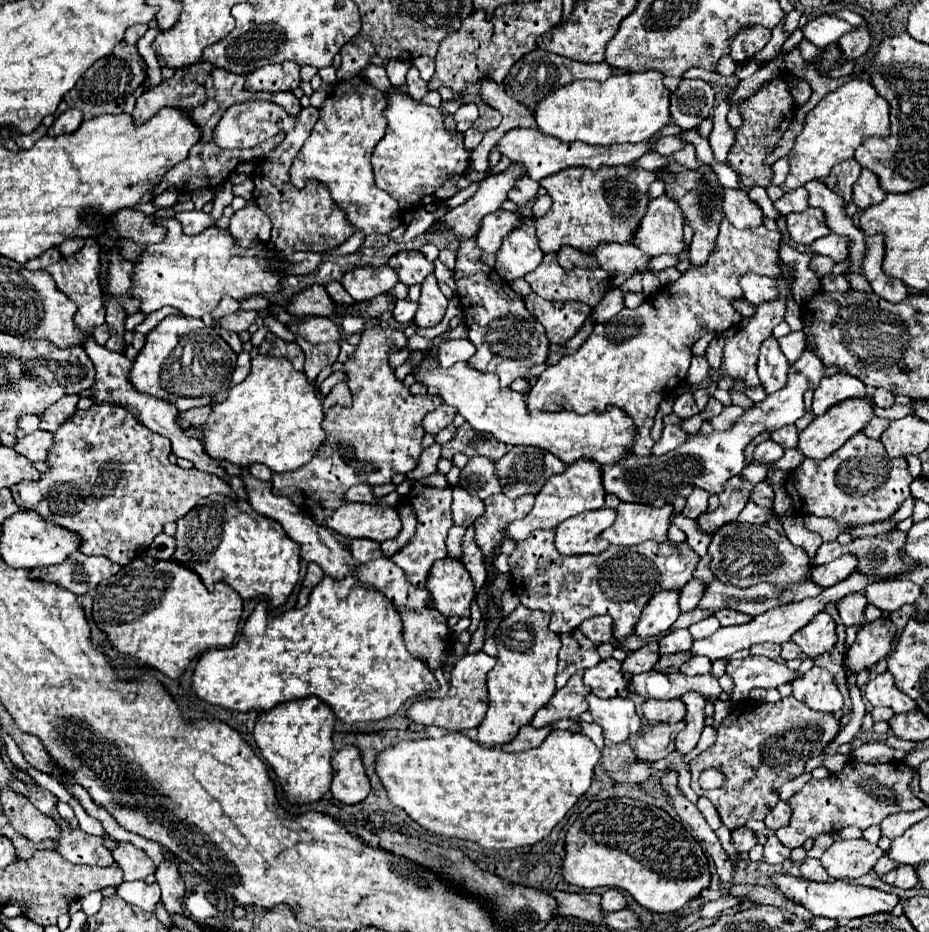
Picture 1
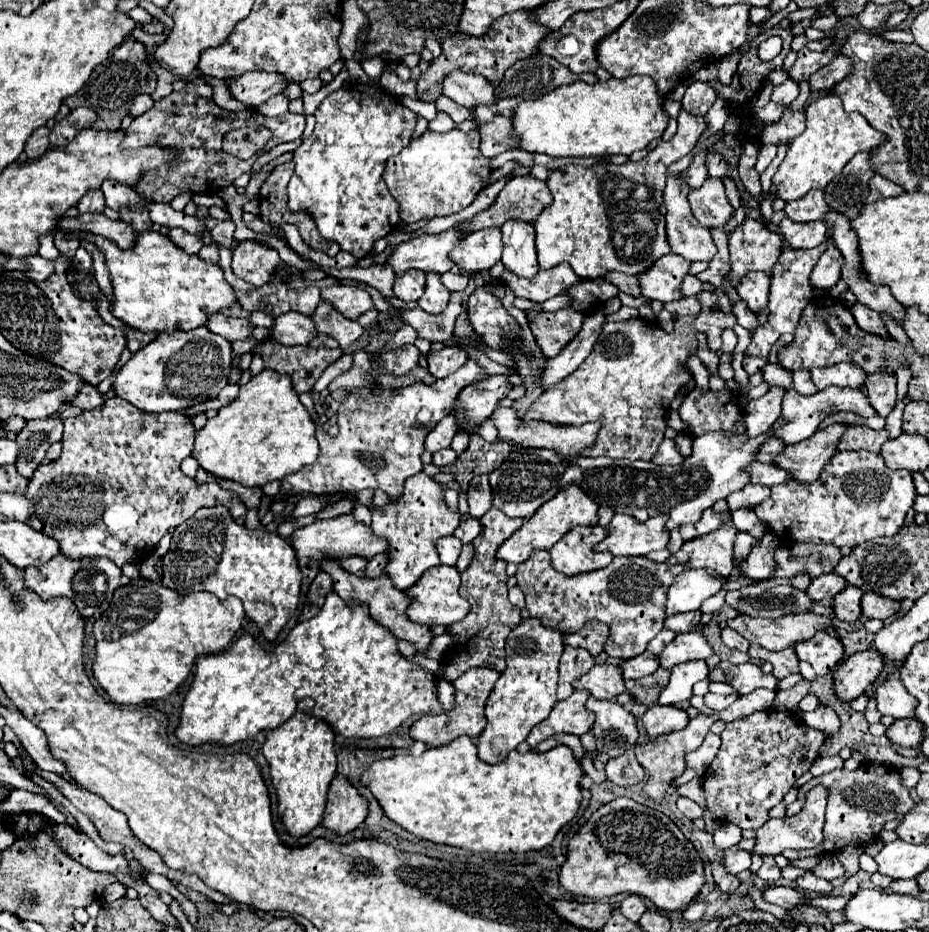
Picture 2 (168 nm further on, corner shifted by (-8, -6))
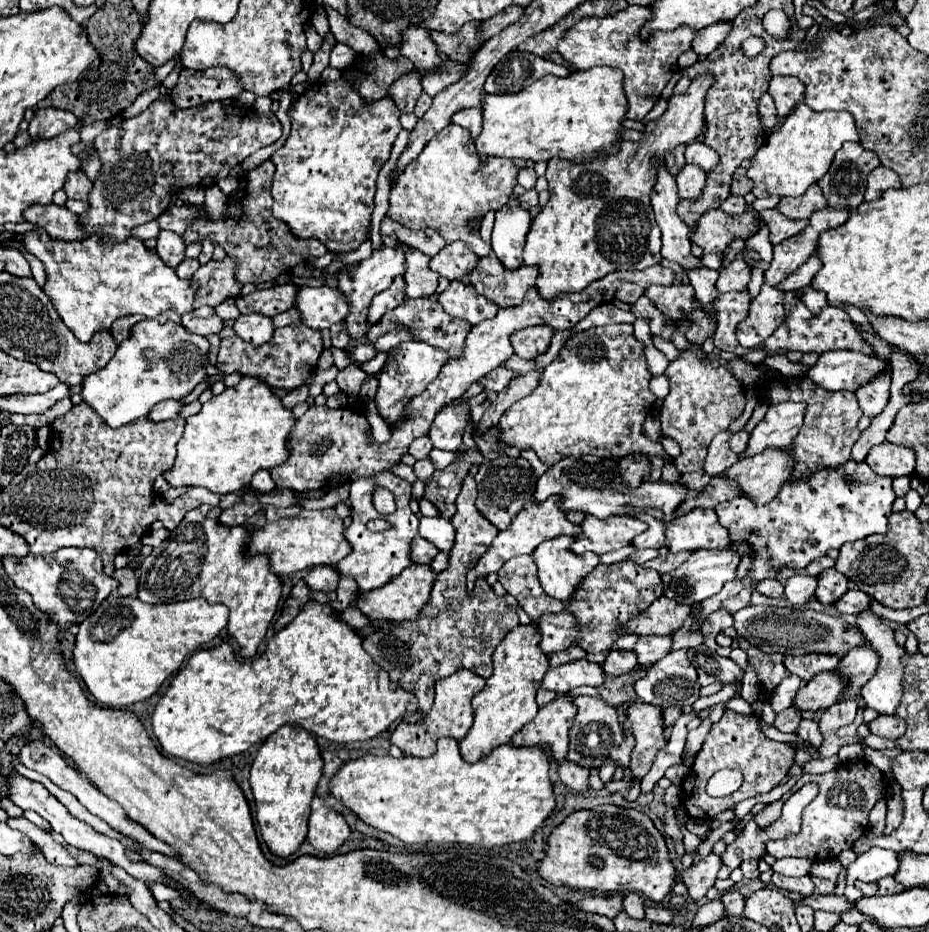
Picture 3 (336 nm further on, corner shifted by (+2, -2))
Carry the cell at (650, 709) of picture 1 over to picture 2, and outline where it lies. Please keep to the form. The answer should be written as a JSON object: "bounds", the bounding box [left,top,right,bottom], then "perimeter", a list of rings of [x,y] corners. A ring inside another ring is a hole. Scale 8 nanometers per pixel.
{"bounds":[643,705,689,737],"perimeter":[[[653,705],[645,715],[643,715],[643,725],[647,729],[647,737],[659,737],[663,733],[671,731],[681,731],[683,727],[689,725],[689,715],[687,711],[679,707],[663,707],[663,705]]]}

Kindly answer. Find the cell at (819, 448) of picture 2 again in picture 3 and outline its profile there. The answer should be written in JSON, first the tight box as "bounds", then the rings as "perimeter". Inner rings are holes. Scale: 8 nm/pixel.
{"bounds":[725,449,789,505],"perimeter":[[[769,449],[769,453],[739,459],[725,471],[725,477],[737,483],[743,497],[751,499],[755,505],[767,505],[789,479],[787,449]]]}

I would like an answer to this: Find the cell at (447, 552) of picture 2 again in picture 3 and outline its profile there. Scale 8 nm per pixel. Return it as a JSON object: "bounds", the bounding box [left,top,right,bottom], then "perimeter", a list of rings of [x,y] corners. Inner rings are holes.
{"bounds":[411,537,437,565],"perimeter":[[[415,537],[411,541],[411,561],[413,563],[419,563],[419,565],[425,565],[425,563],[431,563],[431,559],[437,555],[437,547],[421,537]]]}

